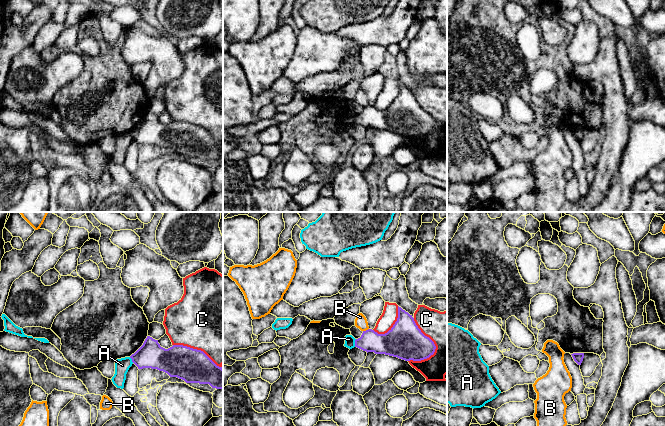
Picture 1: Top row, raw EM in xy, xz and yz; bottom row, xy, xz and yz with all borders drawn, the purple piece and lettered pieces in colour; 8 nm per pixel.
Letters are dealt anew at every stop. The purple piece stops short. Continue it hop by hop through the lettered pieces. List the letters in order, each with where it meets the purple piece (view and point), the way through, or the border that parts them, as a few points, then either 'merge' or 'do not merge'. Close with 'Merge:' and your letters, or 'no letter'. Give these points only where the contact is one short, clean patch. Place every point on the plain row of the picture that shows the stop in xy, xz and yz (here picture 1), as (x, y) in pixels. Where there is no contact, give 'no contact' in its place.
A: meets purple in xz at (355, 119); border along xz (356, 115), (354, 122); do not merge
B: meets purple in xz at (366, 106); do not merge
C: meets purple in xz at (433, 118); do not merge
Merge: no letter

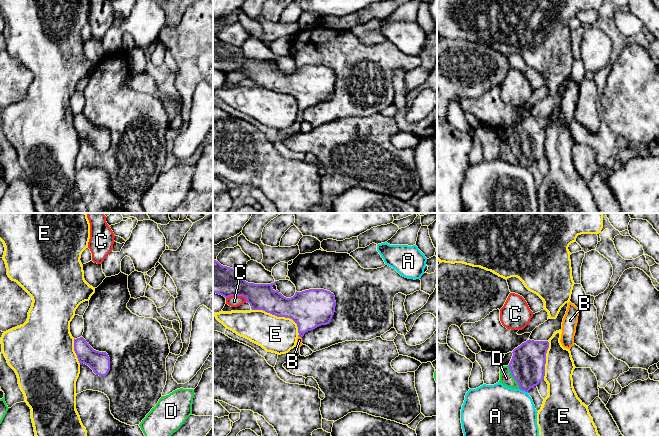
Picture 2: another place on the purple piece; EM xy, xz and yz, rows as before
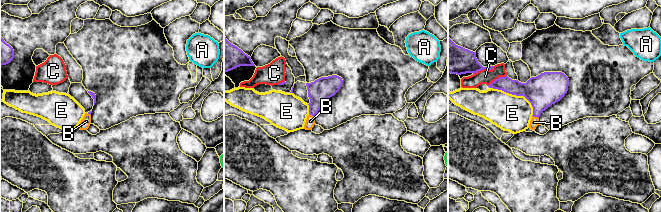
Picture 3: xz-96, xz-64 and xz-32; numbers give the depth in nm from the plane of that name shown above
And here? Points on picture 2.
A: meets purple in yz at (523, 166); do not merge
B: meets purple in xz at (300, 112); runs through xz (309, 85), (300, 112), (299, 116); merge
C: meets purple in xz at (237, 71); do not merge
D: meets purple in yz at (513, 152); do not merge
E: meets purple in xz at (279, 92); do not merge
Merge: B

